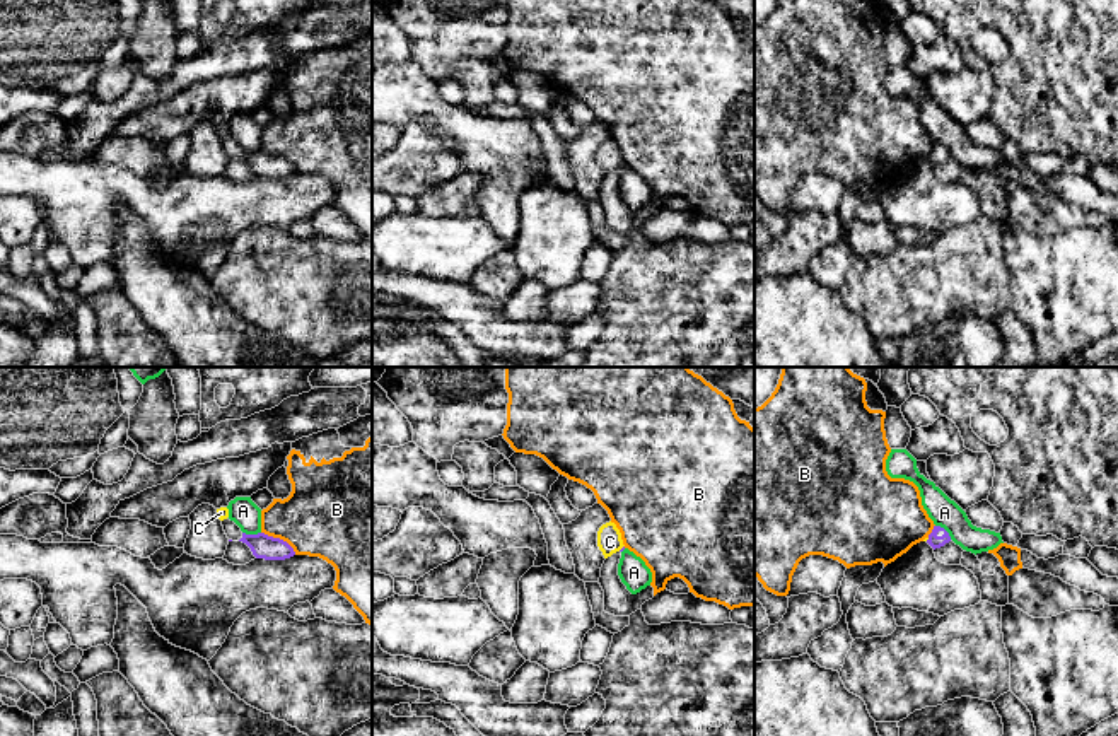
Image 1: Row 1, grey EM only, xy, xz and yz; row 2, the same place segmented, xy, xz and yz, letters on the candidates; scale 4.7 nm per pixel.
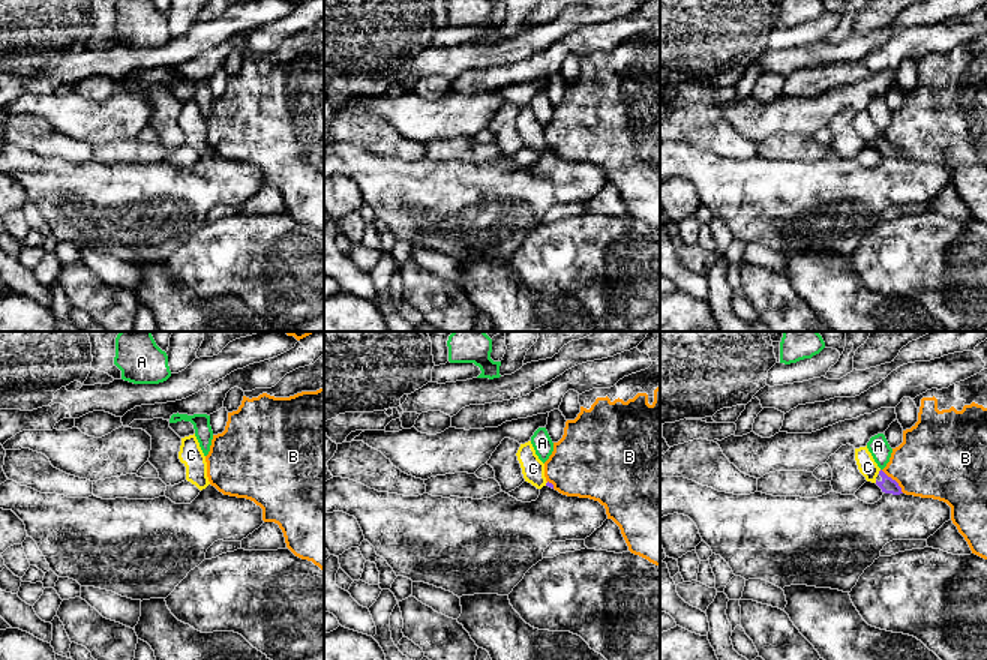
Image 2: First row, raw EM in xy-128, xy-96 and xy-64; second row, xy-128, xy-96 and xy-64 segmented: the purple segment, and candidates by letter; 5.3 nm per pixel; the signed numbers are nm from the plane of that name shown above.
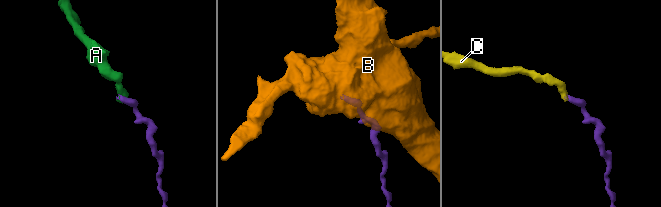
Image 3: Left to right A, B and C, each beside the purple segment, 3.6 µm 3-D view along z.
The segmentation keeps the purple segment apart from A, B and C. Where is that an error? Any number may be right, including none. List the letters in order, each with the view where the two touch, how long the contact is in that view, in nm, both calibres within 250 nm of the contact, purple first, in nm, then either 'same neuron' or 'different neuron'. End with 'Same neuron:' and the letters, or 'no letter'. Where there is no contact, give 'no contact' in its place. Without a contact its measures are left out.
A: yz | 100 nm | 60/140 nm | different neuron
B: xy | 200 nm | 120/400 nm | different neuron
C: xz | 40 nm | 20/120 nm | same neuron
Same neuron: C

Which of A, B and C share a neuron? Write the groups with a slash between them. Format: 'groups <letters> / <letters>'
groups A / B / C

